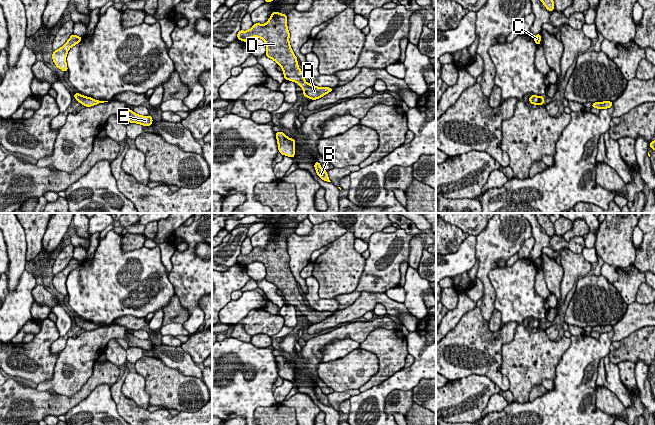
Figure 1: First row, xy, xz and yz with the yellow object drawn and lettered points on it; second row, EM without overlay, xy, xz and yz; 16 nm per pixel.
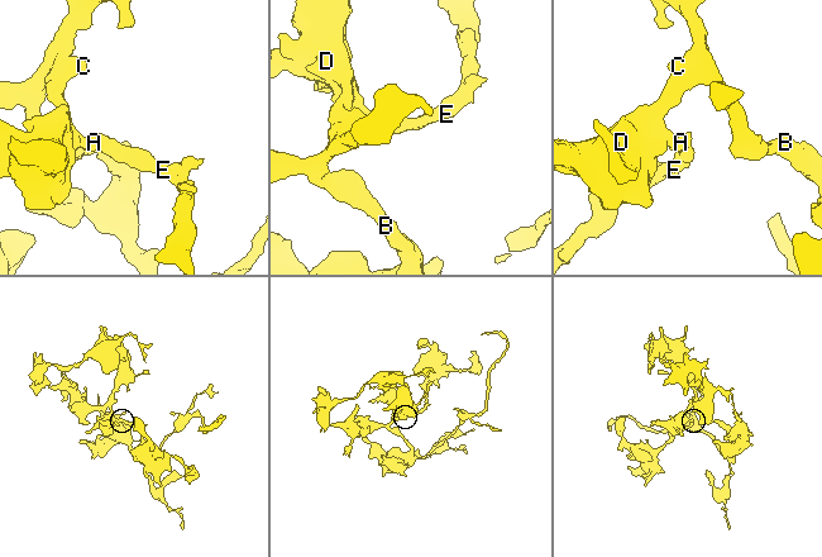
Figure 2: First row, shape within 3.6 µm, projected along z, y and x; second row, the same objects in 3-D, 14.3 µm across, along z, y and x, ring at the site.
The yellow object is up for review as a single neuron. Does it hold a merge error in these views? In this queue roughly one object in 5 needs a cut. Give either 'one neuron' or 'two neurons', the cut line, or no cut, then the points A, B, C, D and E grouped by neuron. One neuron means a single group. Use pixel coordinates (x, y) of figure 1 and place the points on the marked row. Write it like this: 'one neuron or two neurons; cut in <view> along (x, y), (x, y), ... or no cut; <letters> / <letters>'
one neuron; no cut; A B C D E

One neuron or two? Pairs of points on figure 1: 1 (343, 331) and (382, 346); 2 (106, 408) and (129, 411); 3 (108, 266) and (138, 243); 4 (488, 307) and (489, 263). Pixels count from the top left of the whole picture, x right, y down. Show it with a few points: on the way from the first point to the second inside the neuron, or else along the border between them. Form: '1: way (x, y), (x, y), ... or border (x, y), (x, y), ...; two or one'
1: border (386, 328), (374, 329), (360, 343); two
2: border (109, 387), (111, 398), (119, 414); two
3: border (121, 236), (122, 249); two
4: way (488, 296), (485, 274); one

